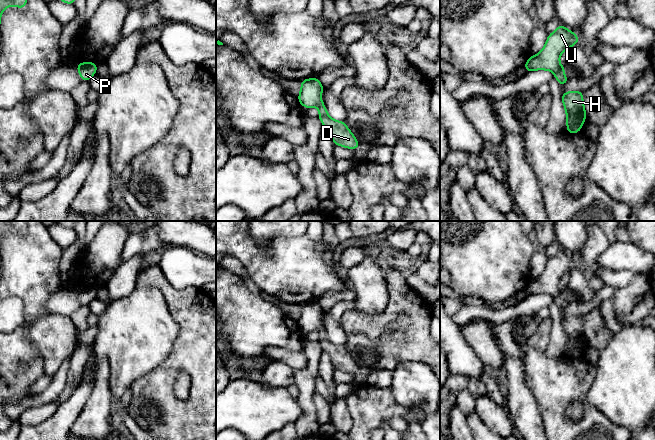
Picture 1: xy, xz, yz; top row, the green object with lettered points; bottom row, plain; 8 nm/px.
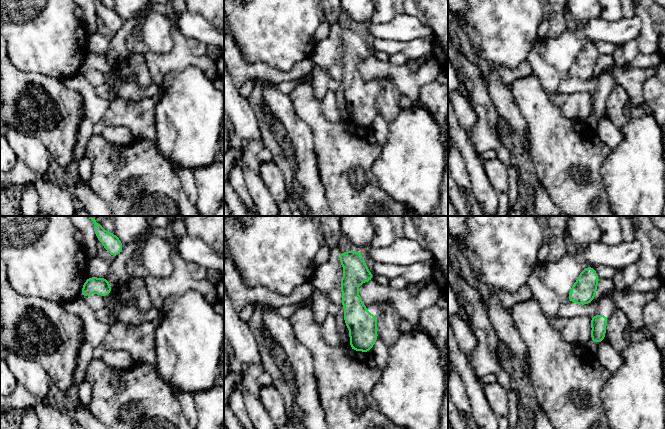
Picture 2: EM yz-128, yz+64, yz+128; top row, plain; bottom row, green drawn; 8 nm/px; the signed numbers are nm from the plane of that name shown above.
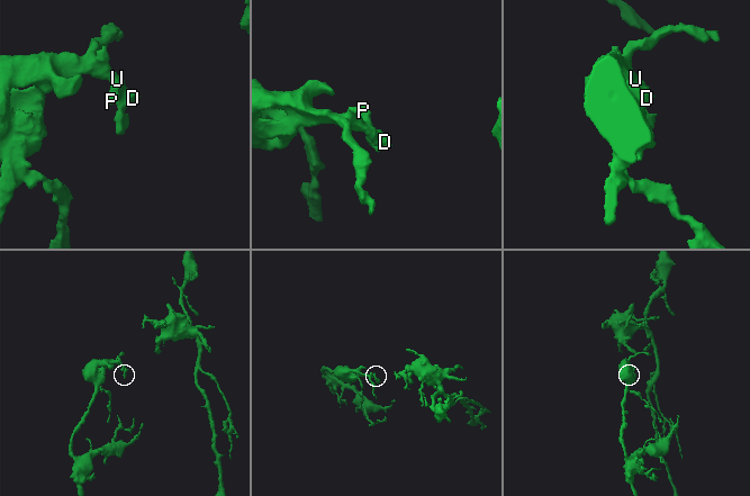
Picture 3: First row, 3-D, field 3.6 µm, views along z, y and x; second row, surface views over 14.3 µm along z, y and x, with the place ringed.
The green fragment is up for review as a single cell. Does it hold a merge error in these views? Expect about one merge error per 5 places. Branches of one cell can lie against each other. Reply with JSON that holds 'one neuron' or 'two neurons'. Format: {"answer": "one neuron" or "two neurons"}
{"answer": "one neuron"}

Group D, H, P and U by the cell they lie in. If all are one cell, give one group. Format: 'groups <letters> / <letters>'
groups D H P U

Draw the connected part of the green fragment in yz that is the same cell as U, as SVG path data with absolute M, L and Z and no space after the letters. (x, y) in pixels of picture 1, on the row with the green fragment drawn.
M559 24L553 33L548 34L547 41L541 52L537 55L531 55L524 64L526 72L549 70L554 73L555 79L560 86L566 84L569 79L564 73L565 66L559 64L559 58L566 49L570 49L578 42L580 40L577 34Z

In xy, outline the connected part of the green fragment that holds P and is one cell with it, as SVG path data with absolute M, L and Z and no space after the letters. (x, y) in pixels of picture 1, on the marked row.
M81 62L76 65L82 81L89 81L89 79L96 74L97 65L98 64L94 62Z

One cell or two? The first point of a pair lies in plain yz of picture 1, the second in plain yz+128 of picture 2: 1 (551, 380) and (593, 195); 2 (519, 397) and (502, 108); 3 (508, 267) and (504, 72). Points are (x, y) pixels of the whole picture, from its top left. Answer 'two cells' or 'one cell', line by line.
1: one cell
2: one cell
3: two cells

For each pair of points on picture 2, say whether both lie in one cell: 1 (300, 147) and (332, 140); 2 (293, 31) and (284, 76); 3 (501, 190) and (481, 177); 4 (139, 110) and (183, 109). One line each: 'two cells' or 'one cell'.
1: two cells
2: two cells
3: two cells
4: two cells

